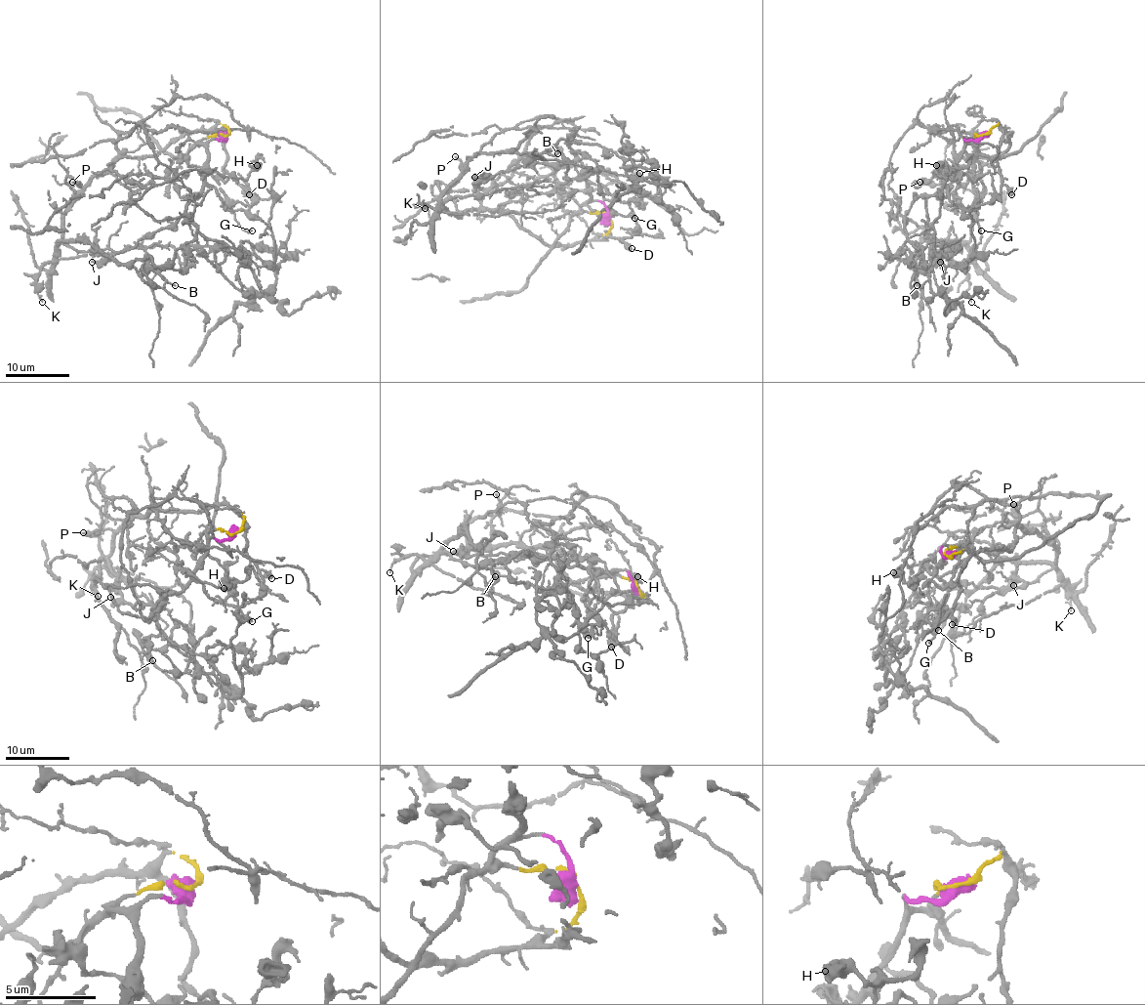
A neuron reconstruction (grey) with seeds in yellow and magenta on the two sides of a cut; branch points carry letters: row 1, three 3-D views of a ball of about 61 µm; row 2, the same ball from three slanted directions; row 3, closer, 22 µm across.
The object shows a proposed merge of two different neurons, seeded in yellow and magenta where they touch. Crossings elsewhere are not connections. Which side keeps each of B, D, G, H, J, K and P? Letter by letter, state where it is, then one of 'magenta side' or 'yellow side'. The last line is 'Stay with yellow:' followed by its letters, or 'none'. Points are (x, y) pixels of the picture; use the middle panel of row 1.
B: place (557, 153); magenta side
D: place (632, 248); yellow side
G: place (634, 218); magenta side
H: place (639, 173); magenta side
J: place (474, 177); magenta side
K: place (425, 208); yellow side
P: place (455, 156); yellow side
Stay with yellow: D, K, P

